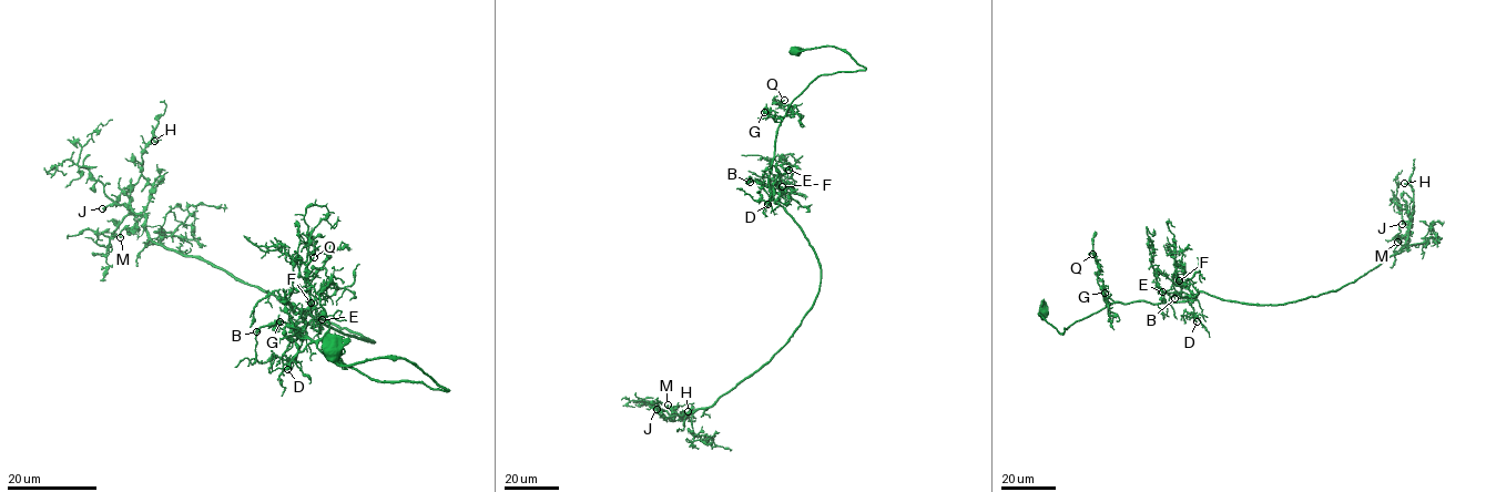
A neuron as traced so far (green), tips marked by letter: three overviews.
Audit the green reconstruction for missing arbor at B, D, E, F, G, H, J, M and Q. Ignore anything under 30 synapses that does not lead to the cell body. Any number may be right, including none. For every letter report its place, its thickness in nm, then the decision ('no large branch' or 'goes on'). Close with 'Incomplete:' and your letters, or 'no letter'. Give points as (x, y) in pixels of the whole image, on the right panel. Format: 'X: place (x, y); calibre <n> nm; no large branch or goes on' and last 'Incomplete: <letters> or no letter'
B: place (1174, 298); calibre 170 nm; no large branch
D: place (1197, 321); calibre 110 nm; no large branch
E: place (1162, 291); calibre 200 nm; no large branch
F: place (1179, 280); calibre 170 nm; no large branch
G: place (1105, 293); calibre 150 nm; no large branch
H: place (1404, 183); calibre 160 nm; no large branch
J: place (1402, 224); calibre 280 nm; goes on
M: place (1397, 242); calibre 240 nm; no large branch
Q: place (1092, 254); calibre 170 nm; goes on
Incomplete: J, Q

